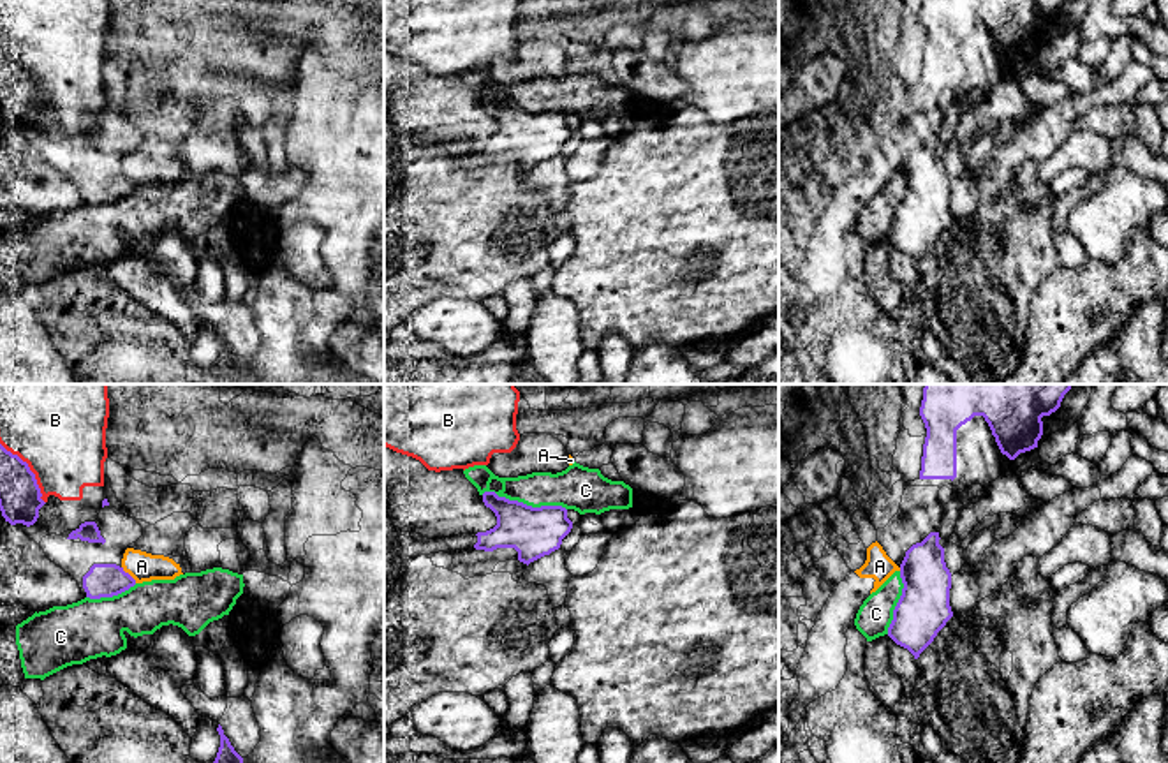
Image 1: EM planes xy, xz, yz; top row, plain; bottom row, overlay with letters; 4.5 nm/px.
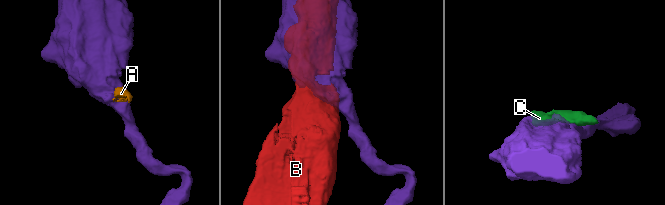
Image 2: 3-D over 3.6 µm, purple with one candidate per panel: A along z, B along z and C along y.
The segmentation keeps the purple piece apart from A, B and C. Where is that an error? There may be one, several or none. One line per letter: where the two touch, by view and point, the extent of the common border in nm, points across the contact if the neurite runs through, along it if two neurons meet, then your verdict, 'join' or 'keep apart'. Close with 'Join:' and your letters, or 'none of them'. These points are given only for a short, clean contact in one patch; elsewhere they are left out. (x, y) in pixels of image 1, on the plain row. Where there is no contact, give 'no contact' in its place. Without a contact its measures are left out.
A: meets purple in xy at (129, 180); contact 100 nm long; border along xy (122, 171), (136, 187); keep apart
B: meets purple in xy at (30, 76); contact 340 nm long; keep apart
C: meets purple in xz at (522, 108); contact 400 nm long; border along xz (481, 99), (494, 97), (532, 111), (562, 111), (566, 115); keep apart
Join: none of them

